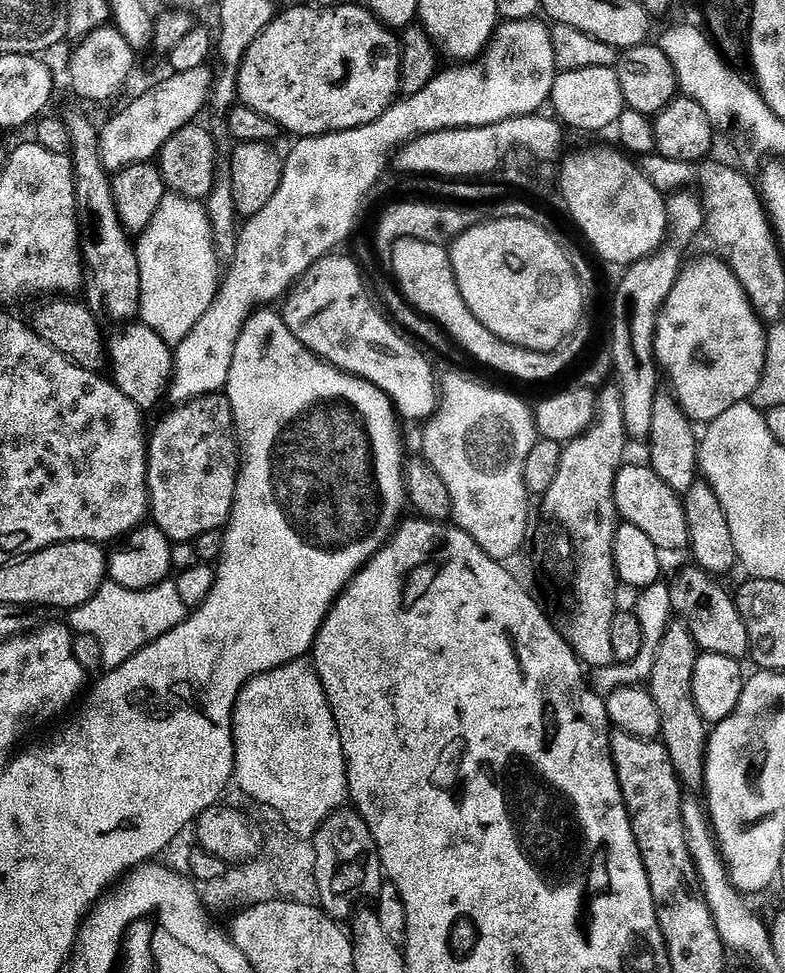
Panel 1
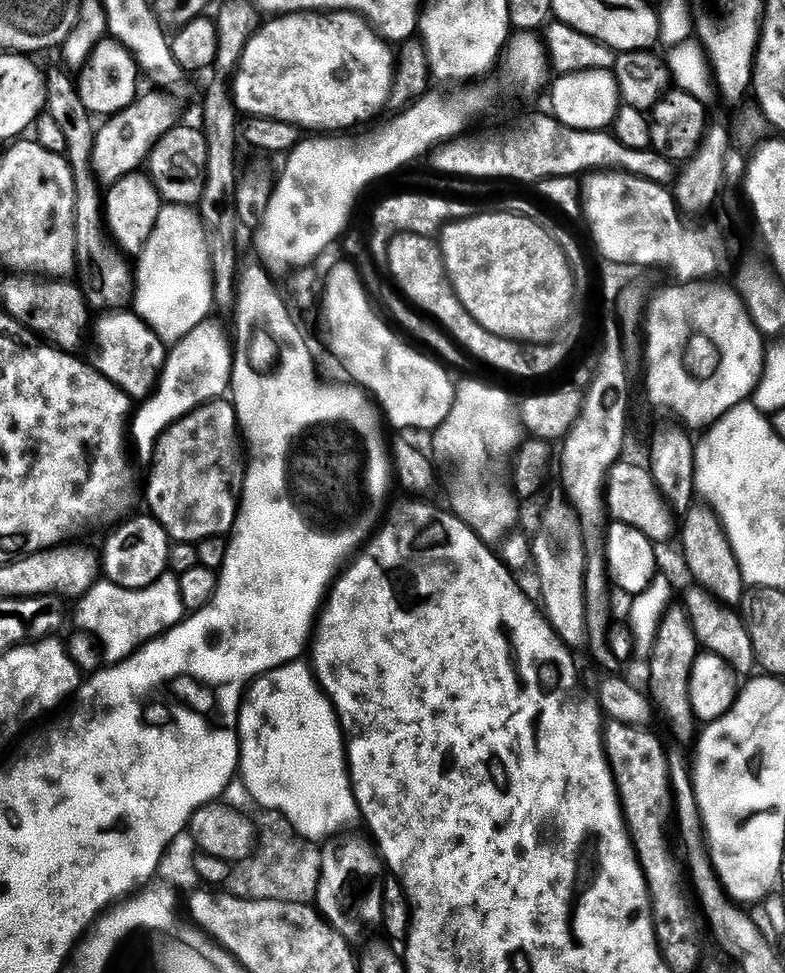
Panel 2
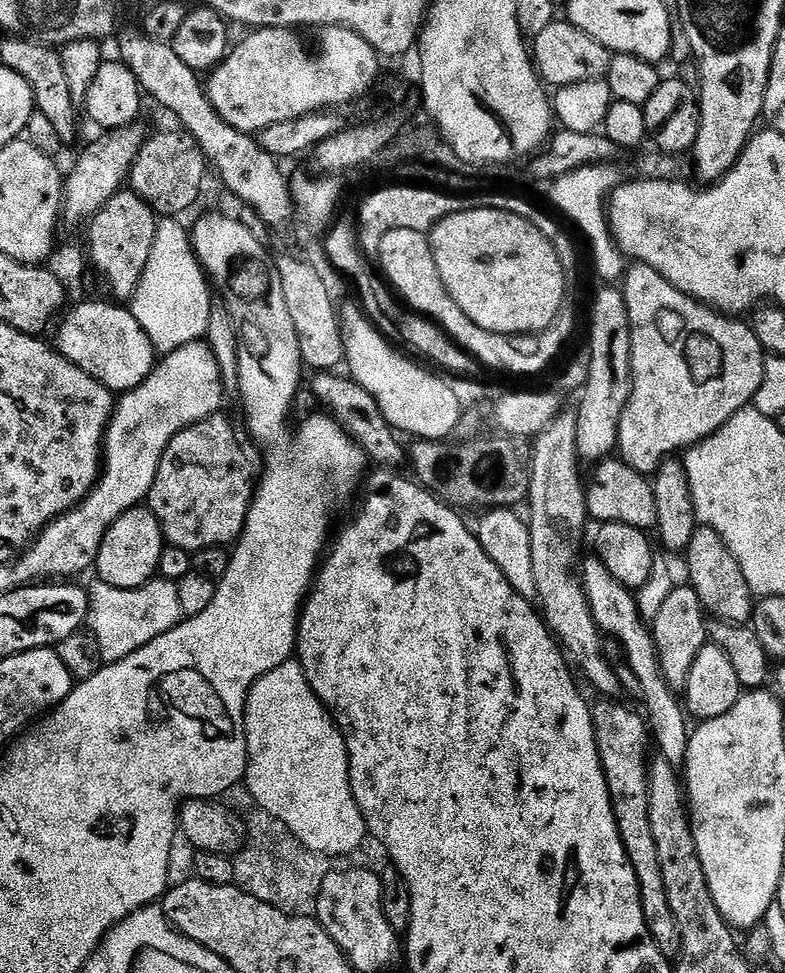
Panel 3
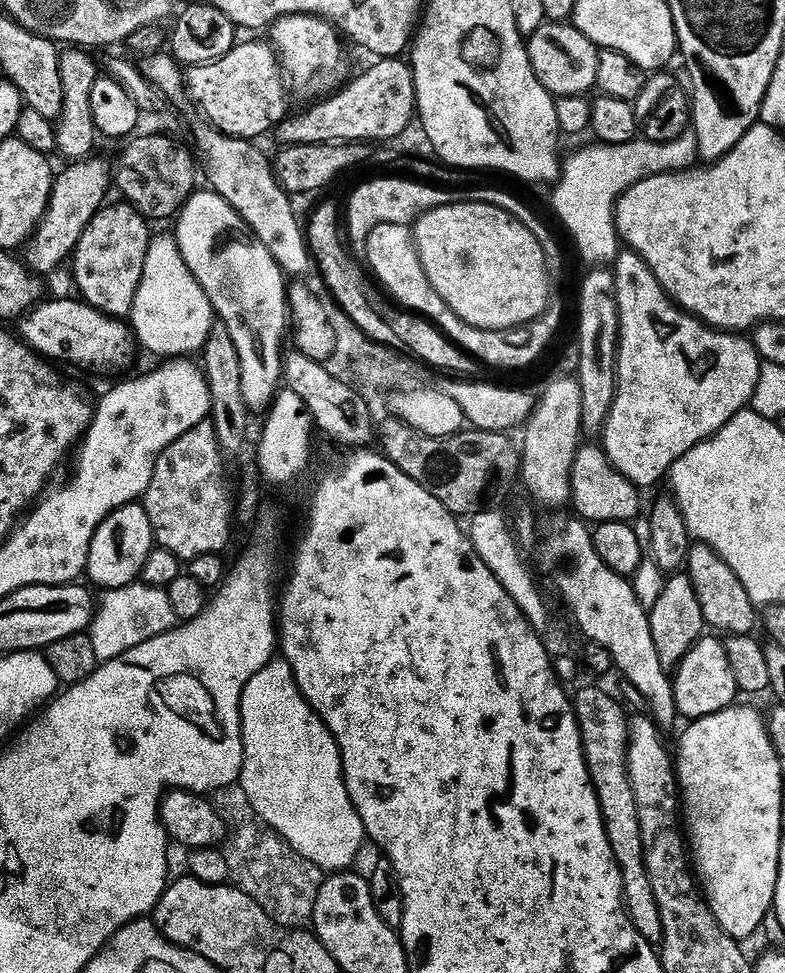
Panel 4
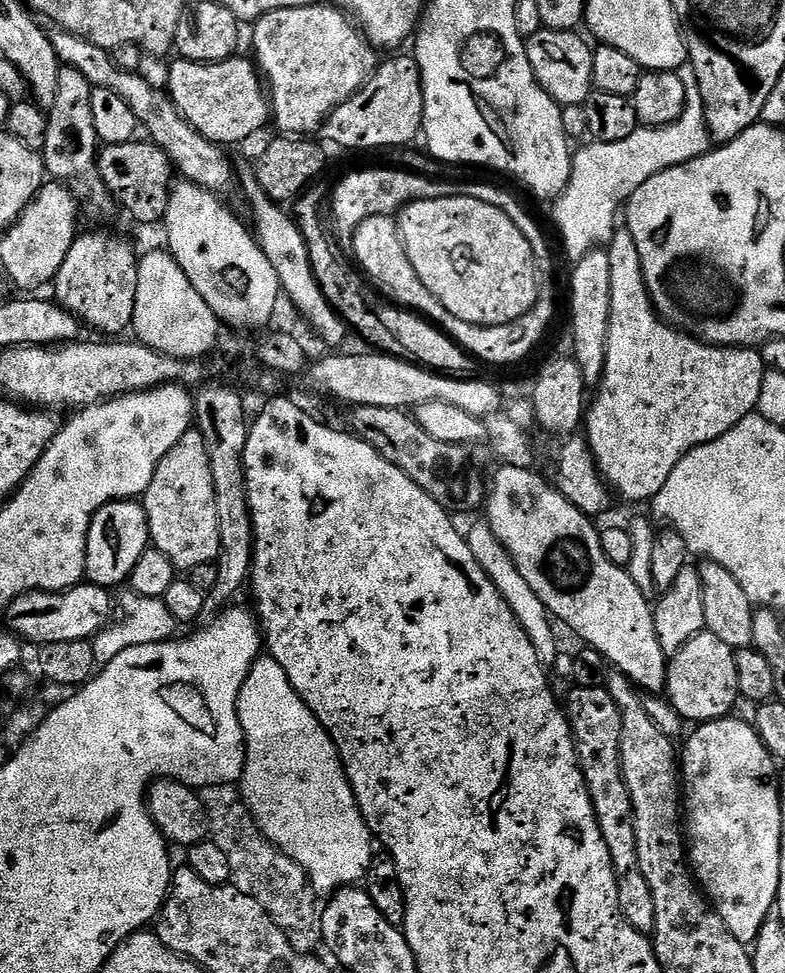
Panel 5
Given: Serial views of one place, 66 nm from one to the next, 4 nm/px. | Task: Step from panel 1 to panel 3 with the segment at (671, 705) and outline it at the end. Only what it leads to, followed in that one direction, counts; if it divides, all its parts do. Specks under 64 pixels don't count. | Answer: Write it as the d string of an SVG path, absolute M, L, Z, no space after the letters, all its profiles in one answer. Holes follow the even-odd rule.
M673 586L670 594L666 594L666 598L663 599L658 614L650 622L662 678L666 680L666 686L670 686L677 694L683 693L688 686L688 671L694 658L698 658L698 654L702 654L702 650L710 643L710 620L702 602L692 587L683 587Z

